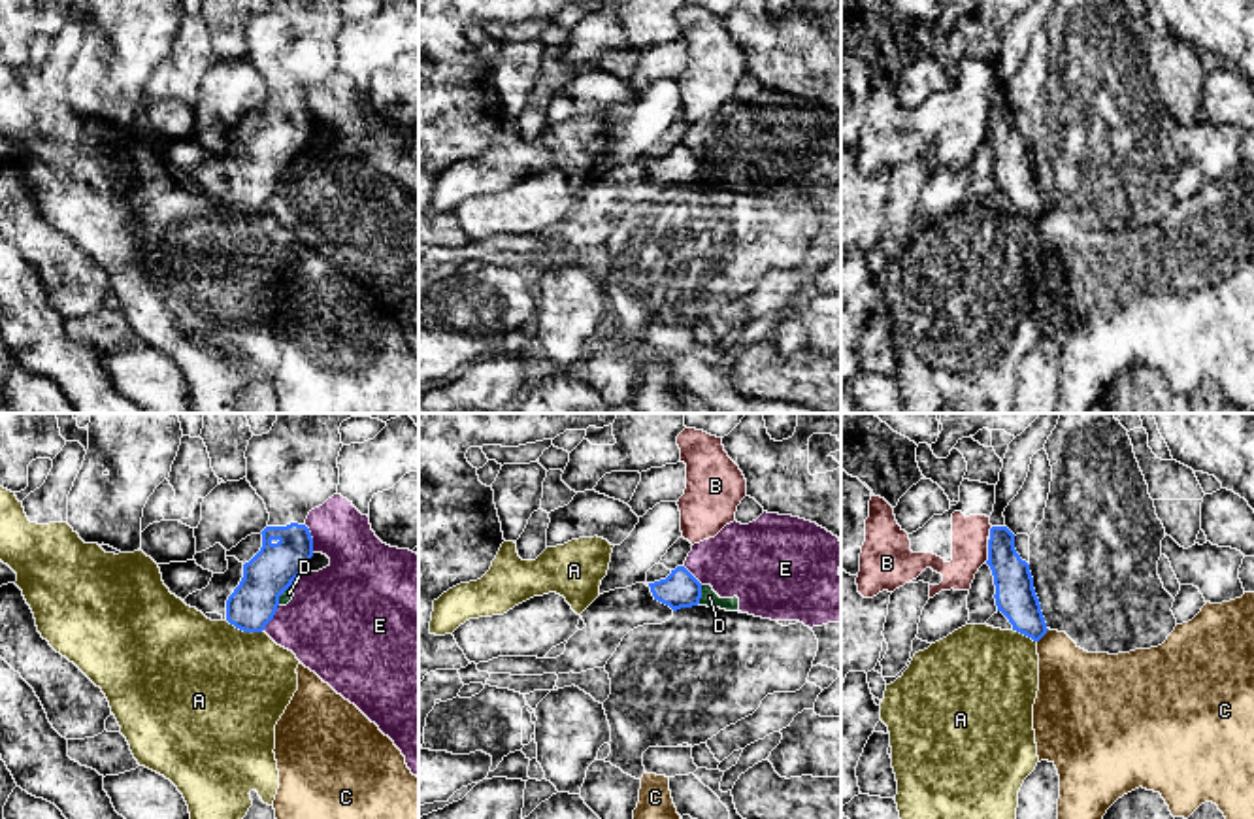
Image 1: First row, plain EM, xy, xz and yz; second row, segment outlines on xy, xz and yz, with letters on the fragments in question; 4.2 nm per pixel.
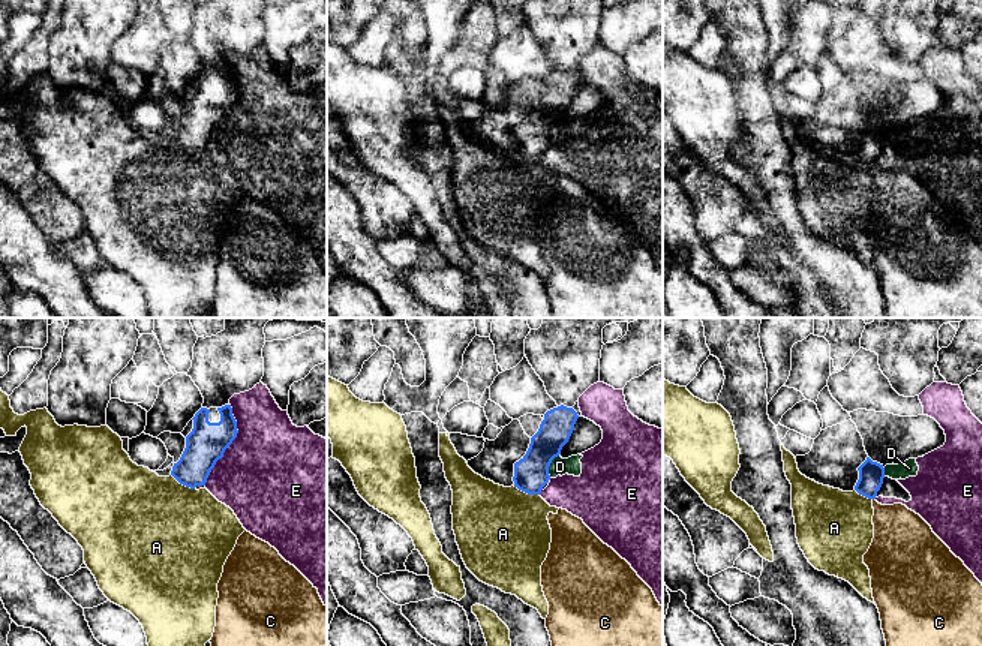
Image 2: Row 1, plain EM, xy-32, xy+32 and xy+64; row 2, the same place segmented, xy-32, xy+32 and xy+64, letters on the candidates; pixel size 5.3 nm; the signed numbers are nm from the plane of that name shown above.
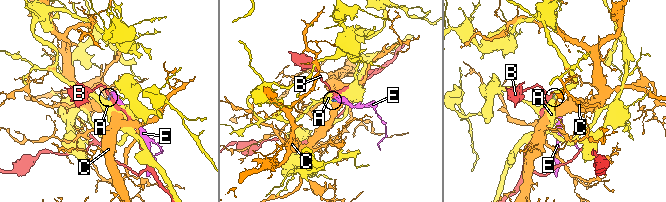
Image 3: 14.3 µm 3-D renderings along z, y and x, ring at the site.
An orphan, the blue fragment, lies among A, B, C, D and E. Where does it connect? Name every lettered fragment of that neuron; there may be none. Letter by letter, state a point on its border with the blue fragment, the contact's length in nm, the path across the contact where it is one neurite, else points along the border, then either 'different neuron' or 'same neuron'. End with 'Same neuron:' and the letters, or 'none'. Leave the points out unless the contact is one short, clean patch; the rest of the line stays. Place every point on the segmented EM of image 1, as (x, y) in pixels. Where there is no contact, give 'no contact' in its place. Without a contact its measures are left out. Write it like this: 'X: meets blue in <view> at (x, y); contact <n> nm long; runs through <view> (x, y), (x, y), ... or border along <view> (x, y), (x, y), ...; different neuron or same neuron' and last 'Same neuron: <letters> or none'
A: meets blue in xy at (246, 631); contact 170 nm long; border along xy (227, 619), (244, 631), (263, 631); different neuron
B: meets blue in yz at (989, 551); contact 110 nm long; border along yz (989, 540), (989, 559), (985, 563); different neuron
C: meets blue in yz at (1043, 635); contact 80 nm long; border along yz (1049, 629), (1038, 642); different neuron
D: meets blue in xz at (700, 595); contact 90 nm long; border along xz (702, 585), (702, 597), (696, 604); different neuron
E: meets blue in xy at (312, 538); contact 130 nm long; different neuron
Same neuron: none

